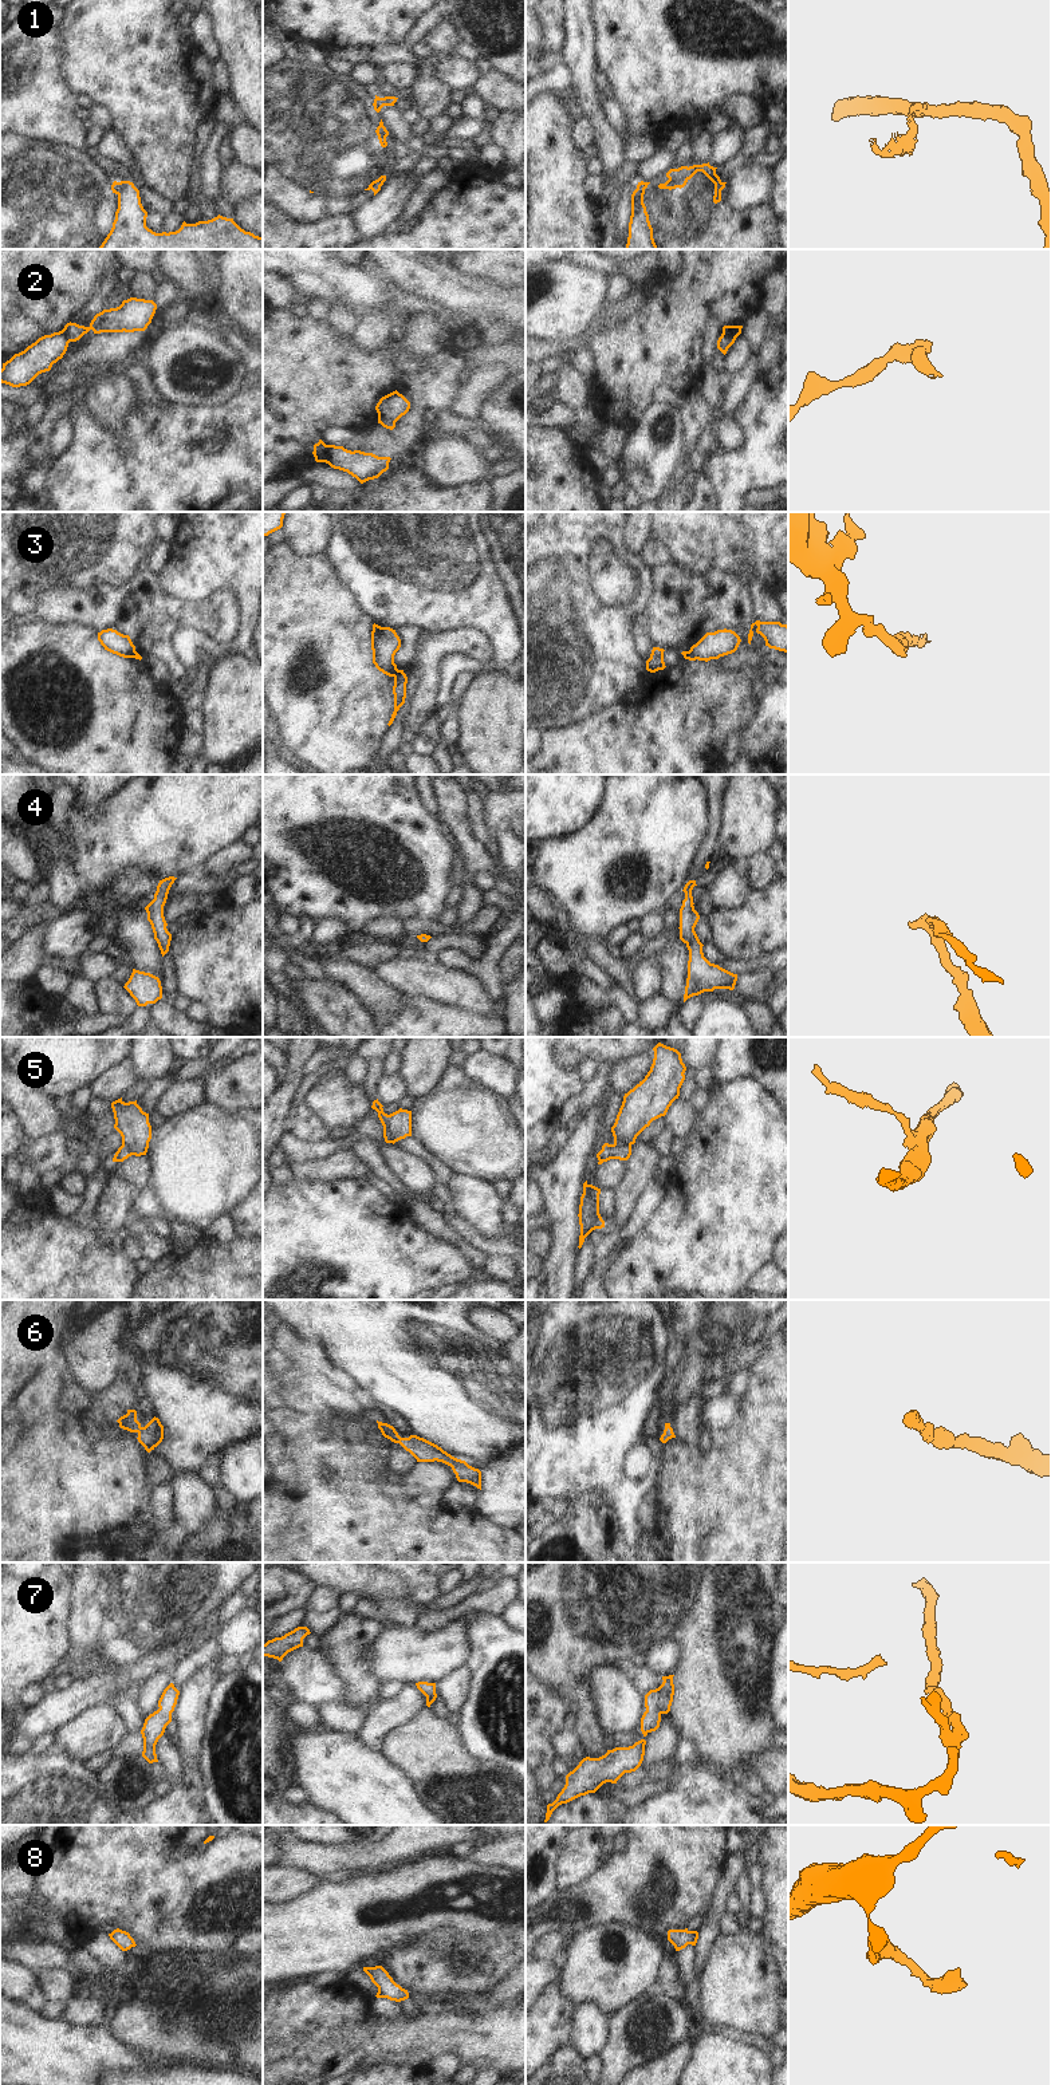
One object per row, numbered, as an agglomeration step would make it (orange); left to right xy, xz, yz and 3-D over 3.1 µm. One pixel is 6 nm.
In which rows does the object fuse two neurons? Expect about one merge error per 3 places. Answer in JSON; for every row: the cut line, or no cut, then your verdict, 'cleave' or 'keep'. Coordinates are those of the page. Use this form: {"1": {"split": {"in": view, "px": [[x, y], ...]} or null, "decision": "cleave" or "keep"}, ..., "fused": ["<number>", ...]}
{"1": {"split": {"in": "xz", "px": [[380, 98], [384, 105]]}, "decision": "cleave"}, "2": {"split": {"in": "xz", "px": [[329, 445], [323, 461]]}, "decision": "cleave"}, "3": {"split": {"in": "xz", "px": [[398, 670], [393, 676]]}, "decision": "cleave"}, "4": {"split": null, "decision": "keep"}, "5": {"split": {"in": "xz", "px": [[388, 1115], [386, 1132], [392, 1142]]}, "decision": "cleave"}, "6": {"split": null, "decision": "keep"}, "7": {"split": null, "decision": "keep"}, "8": {"split": null, "decision": "keep"}, "fused": ["1", "2", "3", "5"]}

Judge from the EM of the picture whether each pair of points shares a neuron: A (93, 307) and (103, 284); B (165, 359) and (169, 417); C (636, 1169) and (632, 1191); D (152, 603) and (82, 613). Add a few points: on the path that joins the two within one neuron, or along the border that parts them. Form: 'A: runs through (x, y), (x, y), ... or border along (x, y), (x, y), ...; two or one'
A: runs through (97, 302), (102, 290); one
B: border along (172, 404), (203, 408); two
C: runs through (636, 1174), (636, 1181), (632, 1186); one
D: runs through (134, 602), (122, 603), (118, 607), (99, 607); one

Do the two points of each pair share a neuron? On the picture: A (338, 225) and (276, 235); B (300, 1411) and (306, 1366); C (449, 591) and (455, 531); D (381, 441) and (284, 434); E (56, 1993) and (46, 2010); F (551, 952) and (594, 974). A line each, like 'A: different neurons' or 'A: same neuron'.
A: same neuron
B: different neurons
C: same neuron
D: different neurons
E: different neurons
F: same neuron

